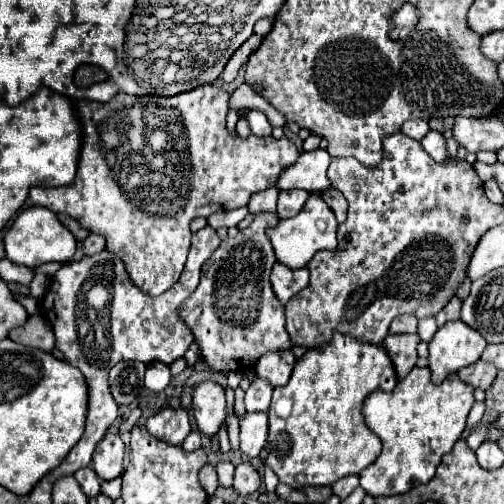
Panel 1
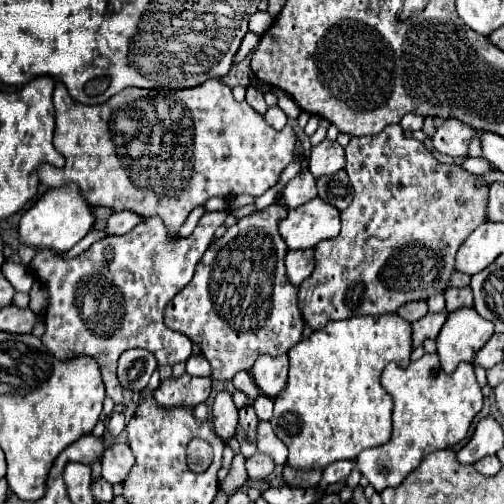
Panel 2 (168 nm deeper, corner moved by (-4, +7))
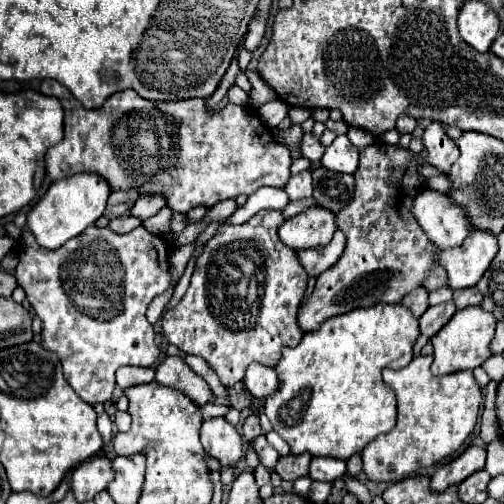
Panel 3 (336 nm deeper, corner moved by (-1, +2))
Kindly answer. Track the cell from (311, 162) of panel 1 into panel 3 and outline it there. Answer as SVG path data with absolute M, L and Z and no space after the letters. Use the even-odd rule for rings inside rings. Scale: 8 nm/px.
M338 136L324 152L322 166L334 172L346 172L354 174L358 170L360 162L360 150L350 144L348 136Z

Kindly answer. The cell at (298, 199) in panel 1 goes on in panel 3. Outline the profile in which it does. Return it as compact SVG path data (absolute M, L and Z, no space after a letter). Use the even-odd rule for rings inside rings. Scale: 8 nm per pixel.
M304 170L296 176L290 176L284 190L290 196L290 200L300 200L300 198L312 196L312 172Z

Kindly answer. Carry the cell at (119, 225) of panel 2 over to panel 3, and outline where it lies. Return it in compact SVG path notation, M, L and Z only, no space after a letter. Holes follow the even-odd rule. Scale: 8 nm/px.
M144 194L138 198L138 202L132 206L130 214L140 218L140 220L146 220L150 216L154 216L160 208L166 206L166 198L164 194Z

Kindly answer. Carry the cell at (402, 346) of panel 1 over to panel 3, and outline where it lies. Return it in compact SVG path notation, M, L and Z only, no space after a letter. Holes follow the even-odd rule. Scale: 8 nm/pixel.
M452 300L438 304L438 306L430 306L420 318L420 332L432 338L454 316L454 312L456 312L456 306Z

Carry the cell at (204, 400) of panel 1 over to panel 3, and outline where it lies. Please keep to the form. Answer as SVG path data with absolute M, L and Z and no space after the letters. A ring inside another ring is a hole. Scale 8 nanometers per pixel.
M222 416L206 420L200 436L204 450L220 462L220 470L236 466L242 458L242 436Z

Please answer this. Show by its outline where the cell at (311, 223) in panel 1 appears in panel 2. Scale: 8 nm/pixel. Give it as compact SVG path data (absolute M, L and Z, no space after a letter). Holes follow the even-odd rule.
M319 197L297 209L289 209L289 215L279 221L279 233L291 251L313 249L319 241L337 237L339 231L339 211Z

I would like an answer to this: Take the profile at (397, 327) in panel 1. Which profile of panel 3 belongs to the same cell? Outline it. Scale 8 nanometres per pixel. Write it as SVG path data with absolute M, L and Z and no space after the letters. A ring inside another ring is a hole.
M420 286L420 288L412 290L412 292L408 292L408 294L402 298L402 302L404 302L406 308L412 310L412 314L414 314L416 318L420 318L420 316L426 312L426 308L428 308L428 292L426 292L426 288Z

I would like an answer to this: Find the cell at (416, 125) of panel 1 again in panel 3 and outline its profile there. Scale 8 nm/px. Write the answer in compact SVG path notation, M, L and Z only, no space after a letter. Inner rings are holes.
M402 114L402 116L396 120L396 130L398 130L400 134L412 134L414 128L416 128L416 120L414 120L412 116Z

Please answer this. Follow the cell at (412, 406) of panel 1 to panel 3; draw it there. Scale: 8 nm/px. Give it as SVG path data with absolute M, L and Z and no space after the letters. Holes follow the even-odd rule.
M416 356L406 368L384 370L384 382L388 382L398 398L398 422L394 430L374 438L362 450L364 472L374 484L396 482L416 472L416 466L438 464L442 458L454 454L476 426L482 390L474 374L464 370L448 376L434 376L430 364L432 356Z

